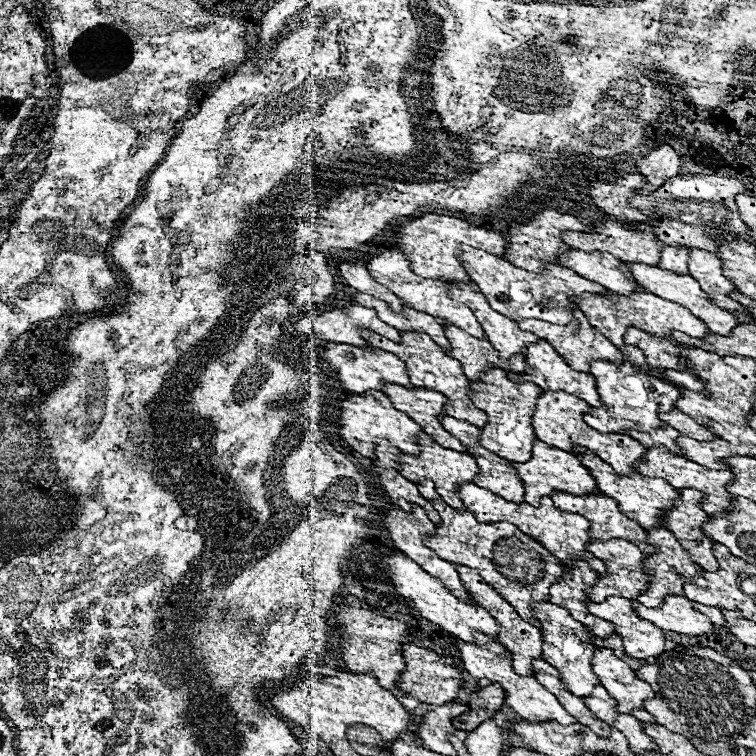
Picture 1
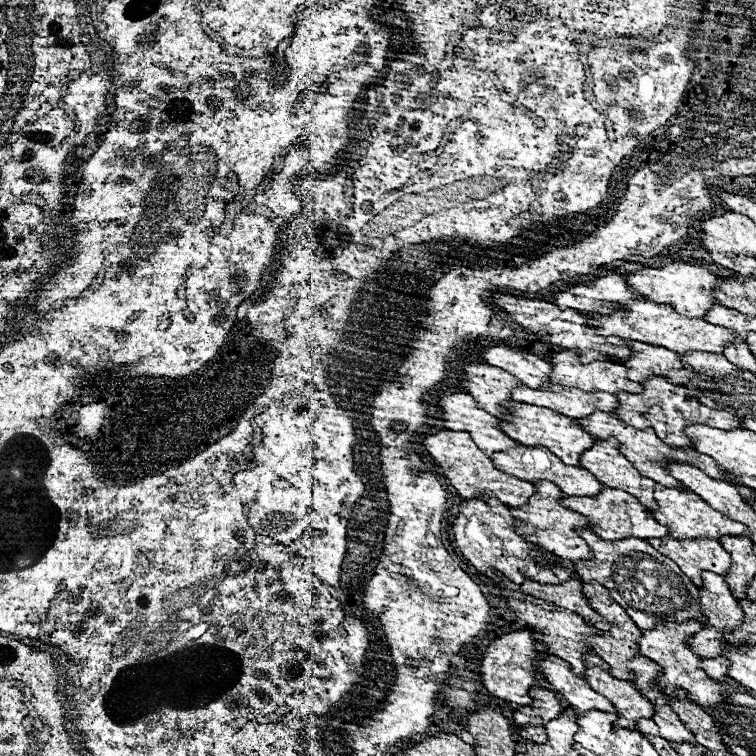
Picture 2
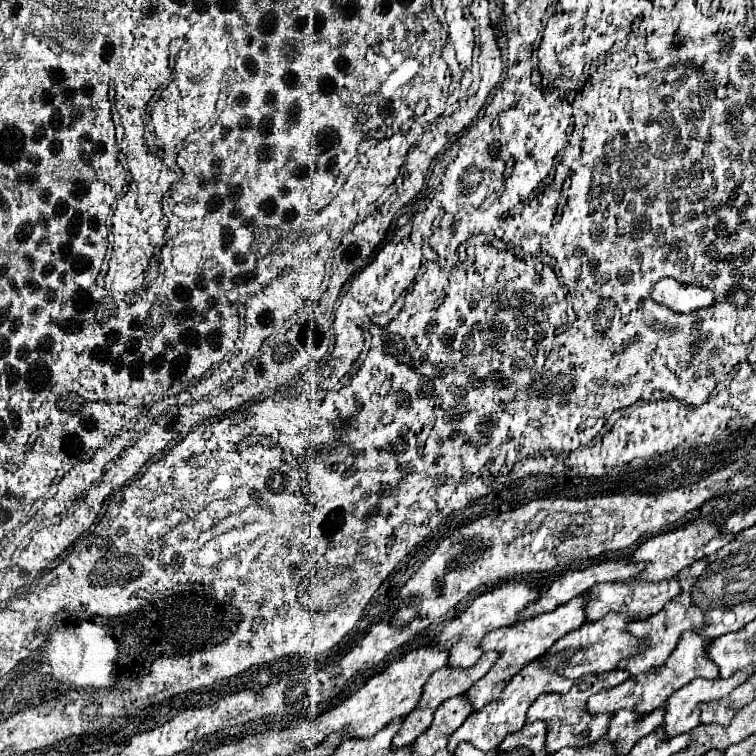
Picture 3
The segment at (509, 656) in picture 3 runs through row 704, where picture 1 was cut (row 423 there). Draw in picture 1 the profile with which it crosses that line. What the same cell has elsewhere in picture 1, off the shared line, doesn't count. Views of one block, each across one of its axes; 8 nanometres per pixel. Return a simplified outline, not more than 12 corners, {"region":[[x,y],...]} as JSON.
{"region":[[362,330],[374,348],[396,354],[414,386],[446,396],[448,416],[484,426],[468,378],[428,334],[392,342]]}

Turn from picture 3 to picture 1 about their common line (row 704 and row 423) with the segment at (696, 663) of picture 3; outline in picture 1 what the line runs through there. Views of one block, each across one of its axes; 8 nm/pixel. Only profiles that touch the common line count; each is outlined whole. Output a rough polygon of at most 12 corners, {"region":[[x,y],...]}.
{"region":[[594,360],[584,422],[604,434],[662,426],[680,392],[632,362]]}

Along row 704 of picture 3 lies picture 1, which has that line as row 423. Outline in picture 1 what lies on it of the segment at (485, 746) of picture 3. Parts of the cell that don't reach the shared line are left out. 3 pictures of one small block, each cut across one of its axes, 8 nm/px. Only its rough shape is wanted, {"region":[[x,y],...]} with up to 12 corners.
{"region":[[490,368],[468,396],[488,414],[480,446],[528,462],[540,386]]}

